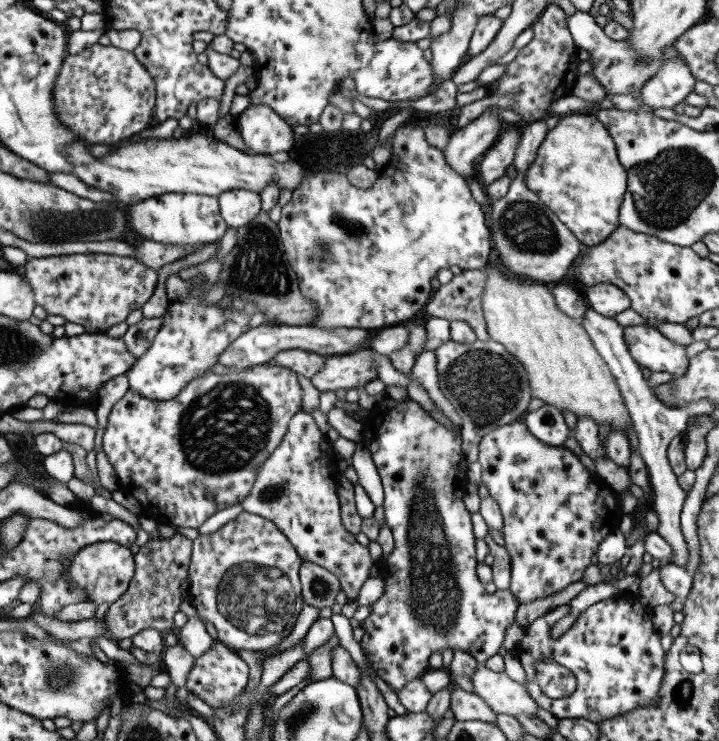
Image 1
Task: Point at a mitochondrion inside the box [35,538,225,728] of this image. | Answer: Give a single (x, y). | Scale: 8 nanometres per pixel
(60, 676)

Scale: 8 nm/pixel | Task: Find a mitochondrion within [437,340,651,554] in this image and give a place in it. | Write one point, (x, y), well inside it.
(486, 385)

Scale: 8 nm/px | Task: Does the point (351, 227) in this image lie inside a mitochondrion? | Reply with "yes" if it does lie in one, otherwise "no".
yes

